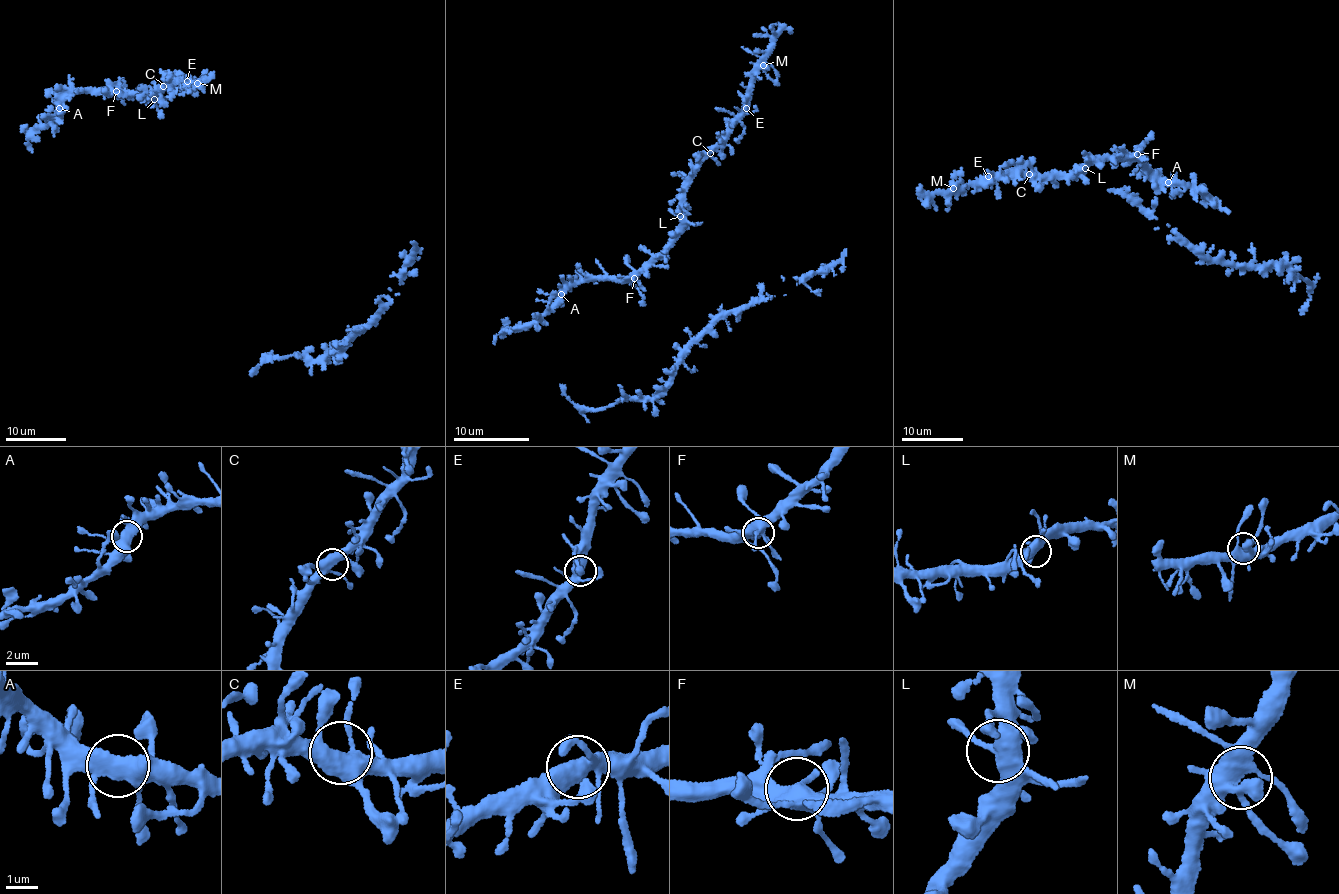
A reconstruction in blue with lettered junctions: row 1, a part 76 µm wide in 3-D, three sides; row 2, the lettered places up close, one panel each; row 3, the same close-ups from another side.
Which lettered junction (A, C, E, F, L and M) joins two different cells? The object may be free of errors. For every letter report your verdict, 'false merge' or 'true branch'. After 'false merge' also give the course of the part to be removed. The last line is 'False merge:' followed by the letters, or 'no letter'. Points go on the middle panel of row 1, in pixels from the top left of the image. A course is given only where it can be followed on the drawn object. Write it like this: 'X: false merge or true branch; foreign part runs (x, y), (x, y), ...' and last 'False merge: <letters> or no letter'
A: true branch
C: true branch
E: true branch
F: true branch
L: true branch
M: true branch
False merge: no letter

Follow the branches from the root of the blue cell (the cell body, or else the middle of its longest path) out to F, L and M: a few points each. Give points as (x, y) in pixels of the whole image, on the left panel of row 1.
F: (164, 115), (152, 97), (121, 95), (116, 91)
L: (164, 115), (154, 99)
M: (164, 115), (150, 97), (156, 90), (174, 79), (197, 83)

